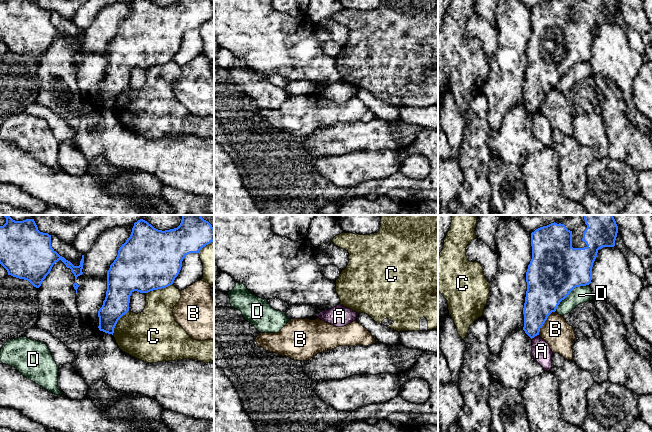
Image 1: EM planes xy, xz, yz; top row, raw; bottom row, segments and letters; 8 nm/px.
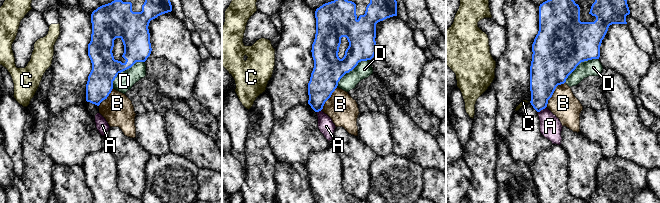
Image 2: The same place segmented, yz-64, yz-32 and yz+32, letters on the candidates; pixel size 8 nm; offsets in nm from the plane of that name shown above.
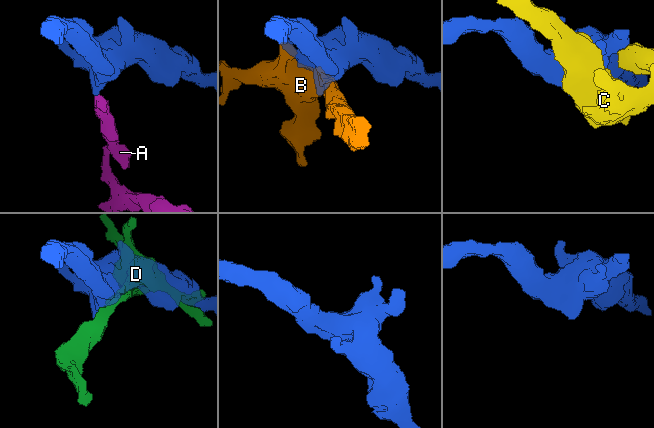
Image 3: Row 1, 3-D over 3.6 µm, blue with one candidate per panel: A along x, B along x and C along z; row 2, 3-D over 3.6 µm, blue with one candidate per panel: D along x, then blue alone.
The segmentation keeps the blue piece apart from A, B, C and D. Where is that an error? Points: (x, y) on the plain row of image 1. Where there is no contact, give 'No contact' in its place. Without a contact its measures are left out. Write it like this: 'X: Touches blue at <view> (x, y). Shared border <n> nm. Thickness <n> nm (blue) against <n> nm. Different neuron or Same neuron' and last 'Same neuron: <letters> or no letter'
A: Touches blue at yz (534, 112). Shared border 80 nm. Thickness 220 nm (blue) against 150 nm. Different neuron
B: Touches blue at yz (544, 98). Shared border 240 nm. Thickness 300 nm (blue) against 220 nm. Different neuron
C: Touches blue at xy (158, 64). Shared border 240 nm. Thickness 500 nm (blue) against 260 nm. Different neuron
D: Touches blue at yz (570, 67). Shared border 340 nm. Thickness 440 nm (blue) against 140 nm. Different neuron
Same neuron: no letter

